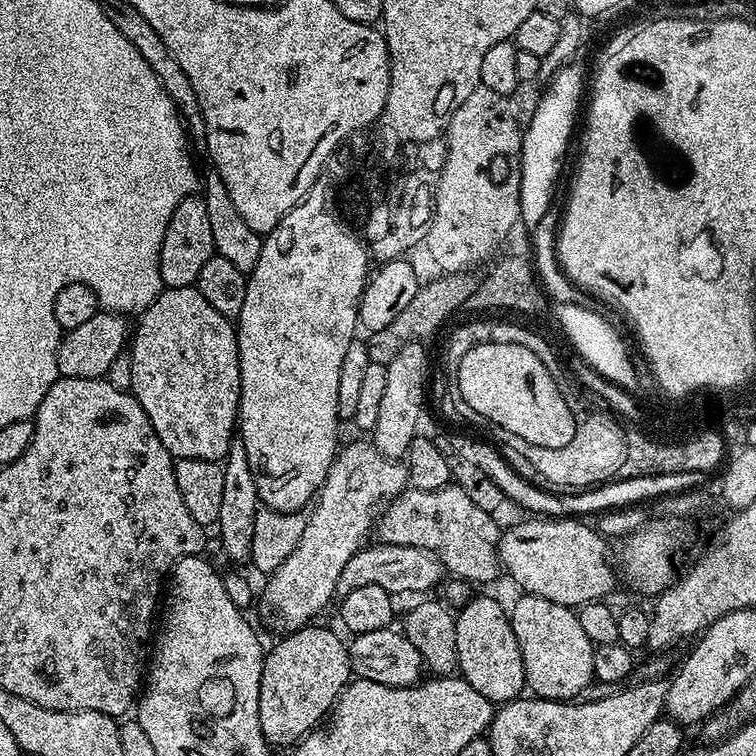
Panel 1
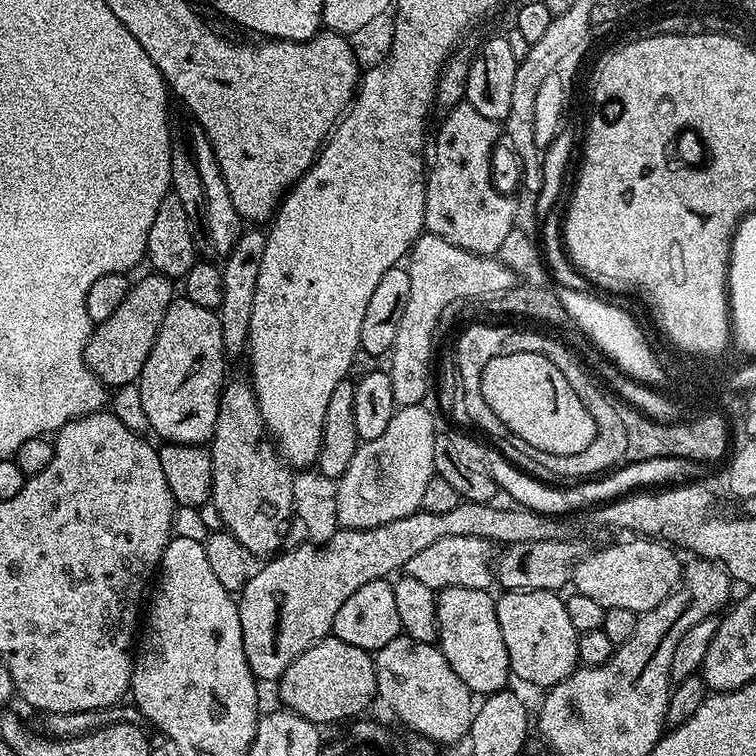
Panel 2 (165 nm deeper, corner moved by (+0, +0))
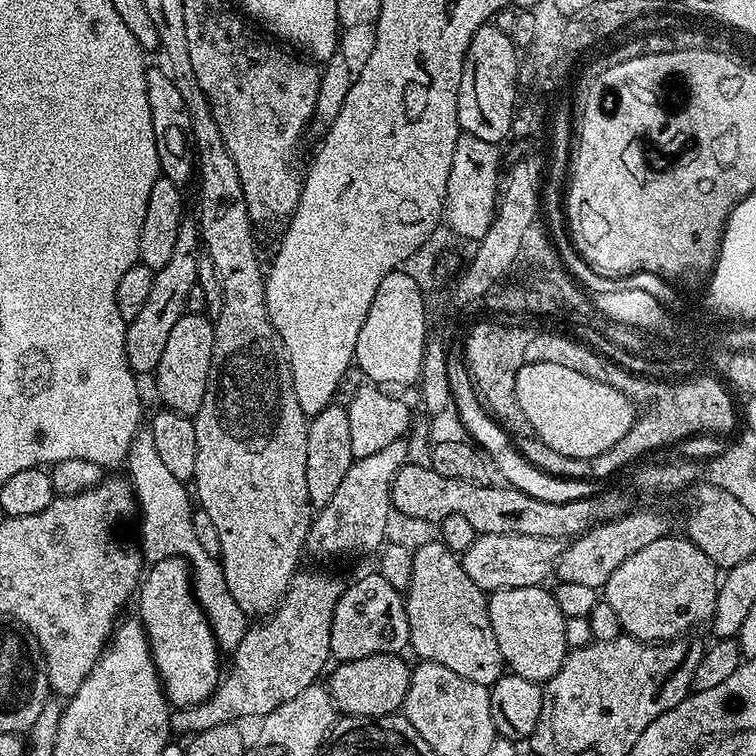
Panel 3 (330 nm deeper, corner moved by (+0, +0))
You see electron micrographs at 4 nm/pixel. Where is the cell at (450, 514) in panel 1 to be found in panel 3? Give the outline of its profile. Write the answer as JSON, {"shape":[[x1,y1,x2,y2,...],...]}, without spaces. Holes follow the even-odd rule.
{"shape":[[629,510,623,516,603,521,575,537,556,559,555,579,559,582,578,582,597,590,603,589,610,574,614,574,614,570,618,570,618,566,622,566,626,558,650,546,650,542,658,542,658,538,669,535,669,532,668,520,662,513]]}

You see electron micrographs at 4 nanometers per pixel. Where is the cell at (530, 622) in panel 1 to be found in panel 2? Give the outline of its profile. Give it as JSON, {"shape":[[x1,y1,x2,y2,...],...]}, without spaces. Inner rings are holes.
{"shape":[[508,590,503,595,496,600,496,613,506,654,510,654,512,676,537,684,540,690,561,684,578,667,578,634,566,614,564,600,546,590]]}

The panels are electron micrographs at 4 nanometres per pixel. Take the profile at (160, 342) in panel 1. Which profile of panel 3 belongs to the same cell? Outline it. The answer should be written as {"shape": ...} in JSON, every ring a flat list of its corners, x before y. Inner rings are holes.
{"shape":[[185,314,178,318,178,322,174,322,166,350,162,350,162,362,158,362,154,373,156,392,167,411,192,418,202,406,210,374,210,358,214,350,212,325,213,321,204,314]]}

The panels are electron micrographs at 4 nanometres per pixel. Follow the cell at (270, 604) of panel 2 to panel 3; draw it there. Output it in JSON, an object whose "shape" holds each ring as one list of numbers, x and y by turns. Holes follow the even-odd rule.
{"shape":[[304,572,293,576,292,585,280,599,273,612,263,621,261,628,250,626,238,642,235,652,231,653,232,669,227,669,226,675,221,679,217,689,201,704,193,704,191,708,173,707,169,711,170,729,173,733,188,731,195,734,202,730,210,730,219,724,235,721,235,716,256,716,263,718,269,716,282,702,290,702,297,694,302,694,312,684,321,679,320,671,329,667,328,660,333,659,330,646,330,626,334,622,336,603,342,598,346,587,345,581,335,580,332,576,319,576,316,572]]}

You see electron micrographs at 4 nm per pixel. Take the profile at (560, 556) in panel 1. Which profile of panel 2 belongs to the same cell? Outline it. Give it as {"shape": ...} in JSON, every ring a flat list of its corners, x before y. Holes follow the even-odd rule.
{"shape":[[628,538,625,544,612,544,601,552,592,552,576,561,574,573,575,591,586,594,586,598,594,598,604,609,634,610,638,614,654,610,664,599,675,592,682,579,682,560,675,556,667,543,651,538]]}

